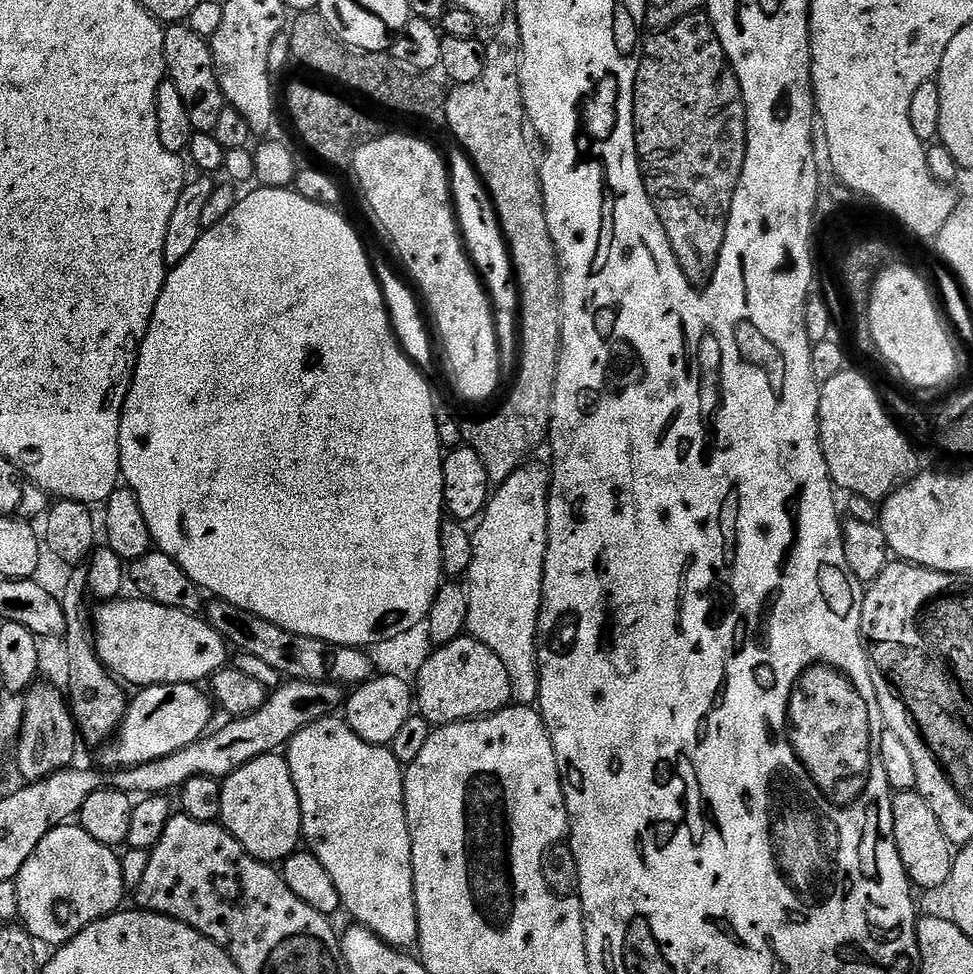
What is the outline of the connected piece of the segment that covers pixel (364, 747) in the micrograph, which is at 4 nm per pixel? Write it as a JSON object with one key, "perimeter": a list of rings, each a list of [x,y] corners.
{"perimeter":[[[333,714],[298,730],[286,745],[286,759],[300,799],[303,843],[330,873],[343,911],[348,911],[359,927],[369,928],[391,948],[411,949],[418,938],[412,843],[404,809],[404,768],[394,758],[391,747],[358,738],[347,720]]]}

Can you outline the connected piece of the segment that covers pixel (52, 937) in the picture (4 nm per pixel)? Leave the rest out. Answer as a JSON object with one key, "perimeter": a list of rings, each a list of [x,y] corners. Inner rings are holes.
{"perimeter":[[[69,822],[52,828],[42,842],[38,842],[38,850],[26,858],[26,866],[22,866],[16,875],[16,889],[18,890],[18,910],[23,927],[28,929],[33,940],[41,945],[52,944],[59,946],[70,942],[86,926],[98,922],[104,916],[111,916],[121,907],[126,895],[120,856],[109,845],[98,842],[98,838],[90,838],[86,830],[79,823]]]}

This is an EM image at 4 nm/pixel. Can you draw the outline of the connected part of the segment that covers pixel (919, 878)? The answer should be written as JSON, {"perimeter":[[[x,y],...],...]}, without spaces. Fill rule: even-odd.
{"perimeter":[[[915,790],[895,793],[892,797],[892,813],[894,842],[898,846],[898,854],[902,858],[902,866],[909,880],[917,889],[943,889],[952,873],[954,848],[949,844],[946,834],[942,834],[942,826],[938,826],[938,818],[934,818],[934,810],[926,806],[926,798],[922,798]]]}

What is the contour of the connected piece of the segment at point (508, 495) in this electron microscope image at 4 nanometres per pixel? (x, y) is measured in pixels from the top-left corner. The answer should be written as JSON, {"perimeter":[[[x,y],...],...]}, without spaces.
{"perimeter":[[[525,462],[521,464],[510,478],[506,478],[498,487],[489,495],[488,505],[484,508],[478,523],[472,532],[472,545],[474,546],[474,558],[470,562],[466,573],[466,591],[468,596],[468,624],[467,635],[472,636],[482,646],[494,650],[498,658],[502,658],[502,666],[506,666],[506,674],[510,674],[510,690],[512,691],[513,701],[520,706],[532,706],[540,699],[540,663],[536,661],[536,650],[538,647],[538,633],[540,630],[540,607],[544,597],[544,559],[548,549],[548,486],[550,483],[550,472],[547,467],[540,464]]]}

